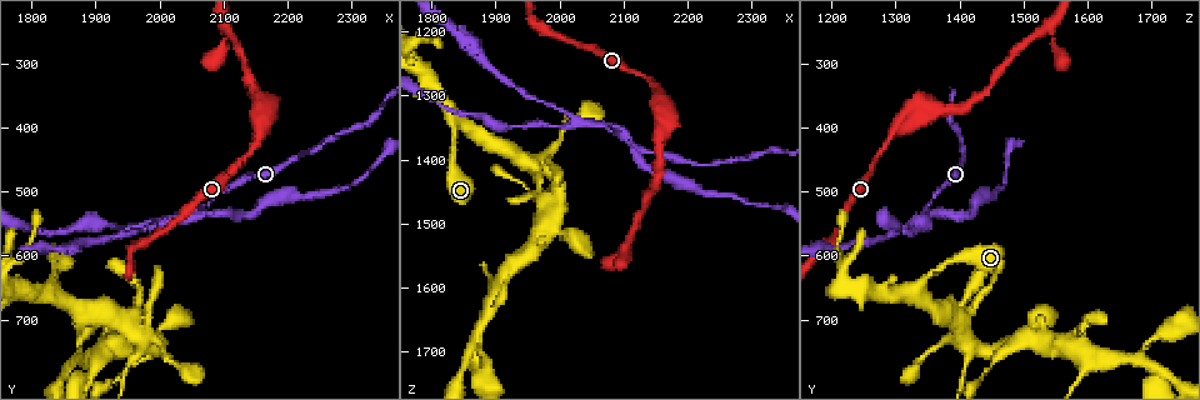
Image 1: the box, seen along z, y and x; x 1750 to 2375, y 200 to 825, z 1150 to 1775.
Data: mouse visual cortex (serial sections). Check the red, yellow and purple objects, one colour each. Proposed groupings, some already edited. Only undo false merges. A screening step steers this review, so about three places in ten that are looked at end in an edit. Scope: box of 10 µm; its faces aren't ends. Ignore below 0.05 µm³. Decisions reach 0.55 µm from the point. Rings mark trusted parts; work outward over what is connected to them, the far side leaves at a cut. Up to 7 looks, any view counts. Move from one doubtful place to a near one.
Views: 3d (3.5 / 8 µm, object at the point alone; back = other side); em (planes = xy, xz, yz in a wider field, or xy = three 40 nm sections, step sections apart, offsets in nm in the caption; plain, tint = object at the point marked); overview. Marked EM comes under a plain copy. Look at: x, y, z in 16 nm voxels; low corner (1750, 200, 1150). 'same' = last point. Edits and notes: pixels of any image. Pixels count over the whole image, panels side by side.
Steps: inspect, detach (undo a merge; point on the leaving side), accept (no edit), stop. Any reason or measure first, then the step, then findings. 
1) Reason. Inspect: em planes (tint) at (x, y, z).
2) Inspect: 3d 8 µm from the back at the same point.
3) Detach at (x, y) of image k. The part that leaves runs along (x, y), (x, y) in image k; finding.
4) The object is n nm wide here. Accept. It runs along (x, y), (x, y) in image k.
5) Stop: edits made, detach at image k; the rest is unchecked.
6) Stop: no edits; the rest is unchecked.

Three-way junction. Inspect: 3d 3.5 µm at (2075, 520, 1355).

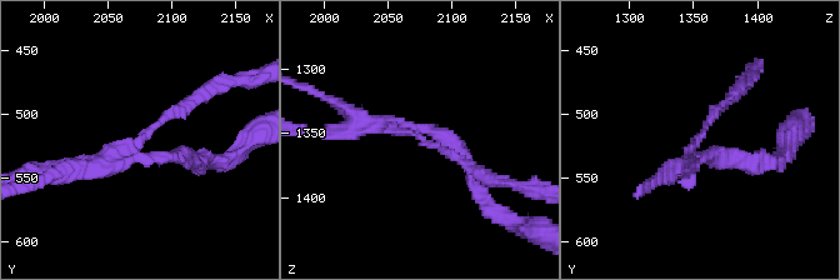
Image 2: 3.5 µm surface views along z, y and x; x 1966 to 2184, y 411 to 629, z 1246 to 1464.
3 arms meet here; the arms are 150, 200, 250 nm wide; now the EM. Inspect: em xy step 2 (tint) at (2076, 526, 1350).

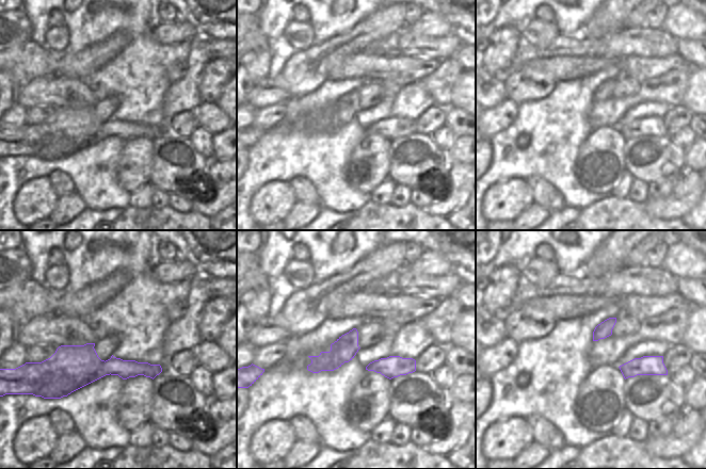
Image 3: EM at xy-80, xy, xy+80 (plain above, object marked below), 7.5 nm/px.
Inspect: em xy step 5 (tint) at the same point.

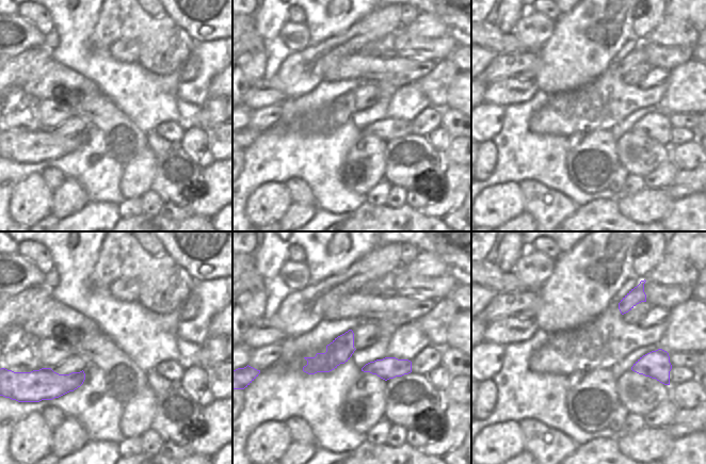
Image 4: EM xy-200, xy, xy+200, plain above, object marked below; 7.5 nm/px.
Detach at (719, 150) of image 2. The part that leaves runs along (144, 154), (216, 161) in image 2; a second cell is stuck on.

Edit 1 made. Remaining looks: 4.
Calibre changes. Inspect: 3d 3.5 µm at (1970, 725, 1410).

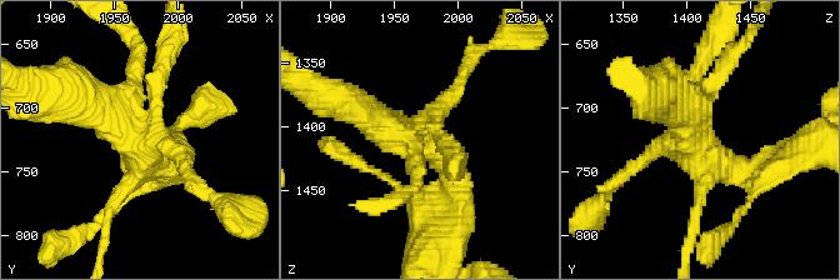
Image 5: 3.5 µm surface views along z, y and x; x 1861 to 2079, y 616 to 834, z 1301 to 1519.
Accept. It runs along (359, 106), (439, 150), (459, 195) in image 5; all the same cell.

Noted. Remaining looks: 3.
Inspect: 3d 3.5 µm at (1870, 760, 1670).

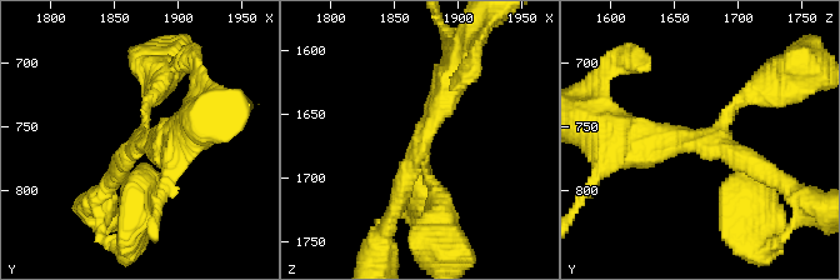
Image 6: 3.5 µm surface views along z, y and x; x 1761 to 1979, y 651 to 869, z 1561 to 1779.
3 arms meet here; the arms are 150, 250, 400 nm wide. Inspect: em planes (tint) at (1872, 762, 1672).

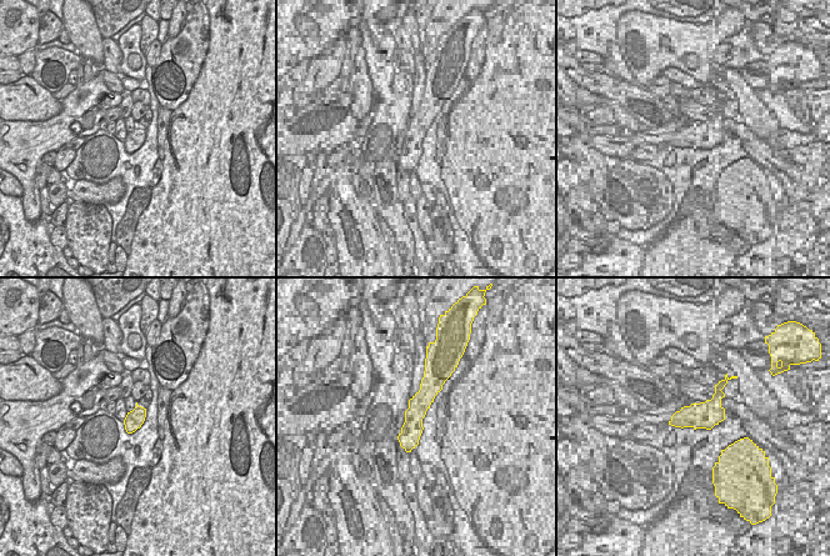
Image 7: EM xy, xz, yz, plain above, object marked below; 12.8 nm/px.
The object is 240 nm wide here. Accept. It runs along (628, 139), (726, 146), (749, 185) in image 6; all the same cell.

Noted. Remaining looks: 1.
Stop: edits made, detach at image 2; the rest is unchecked.

